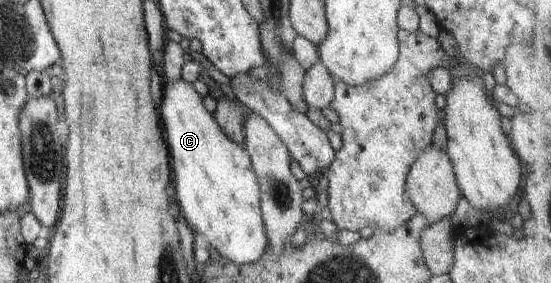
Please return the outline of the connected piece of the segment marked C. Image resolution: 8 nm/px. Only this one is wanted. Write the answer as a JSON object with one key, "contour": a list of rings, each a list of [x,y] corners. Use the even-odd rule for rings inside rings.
{"contour":[[[166,81],[159,107],[165,143],[173,157],[175,191],[187,227],[203,235],[218,256],[235,263],[251,265],[270,247],[261,214],[259,181],[243,146],[227,139],[214,117],[203,107],[203,98],[187,81]]]}

